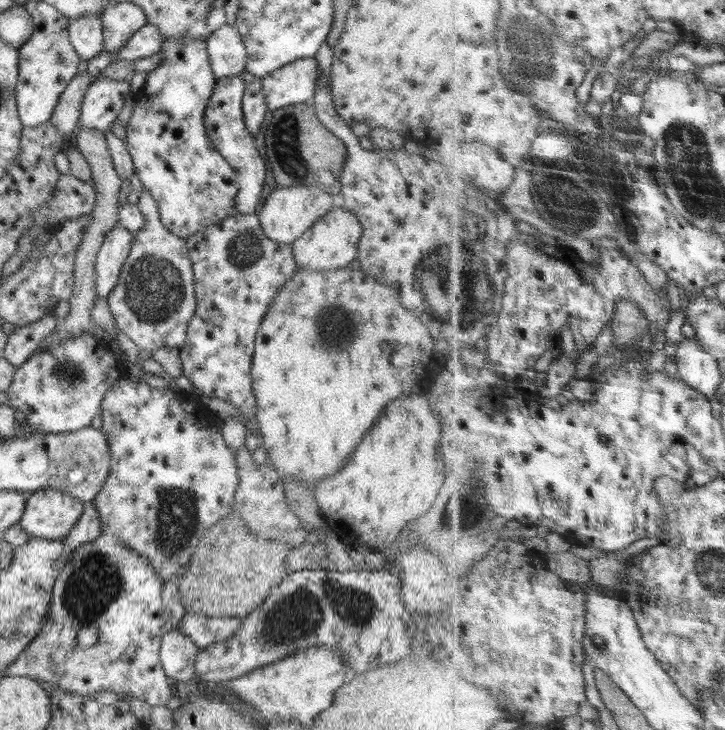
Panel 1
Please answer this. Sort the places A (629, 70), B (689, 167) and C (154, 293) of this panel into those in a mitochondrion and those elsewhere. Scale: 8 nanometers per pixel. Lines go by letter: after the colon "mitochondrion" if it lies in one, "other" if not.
A: other
B: mitochondrion
C: mitochondrion

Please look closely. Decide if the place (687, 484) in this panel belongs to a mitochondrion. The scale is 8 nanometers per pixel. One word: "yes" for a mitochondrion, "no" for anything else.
no

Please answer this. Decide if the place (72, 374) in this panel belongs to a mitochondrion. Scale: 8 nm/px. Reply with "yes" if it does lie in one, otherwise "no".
yes

